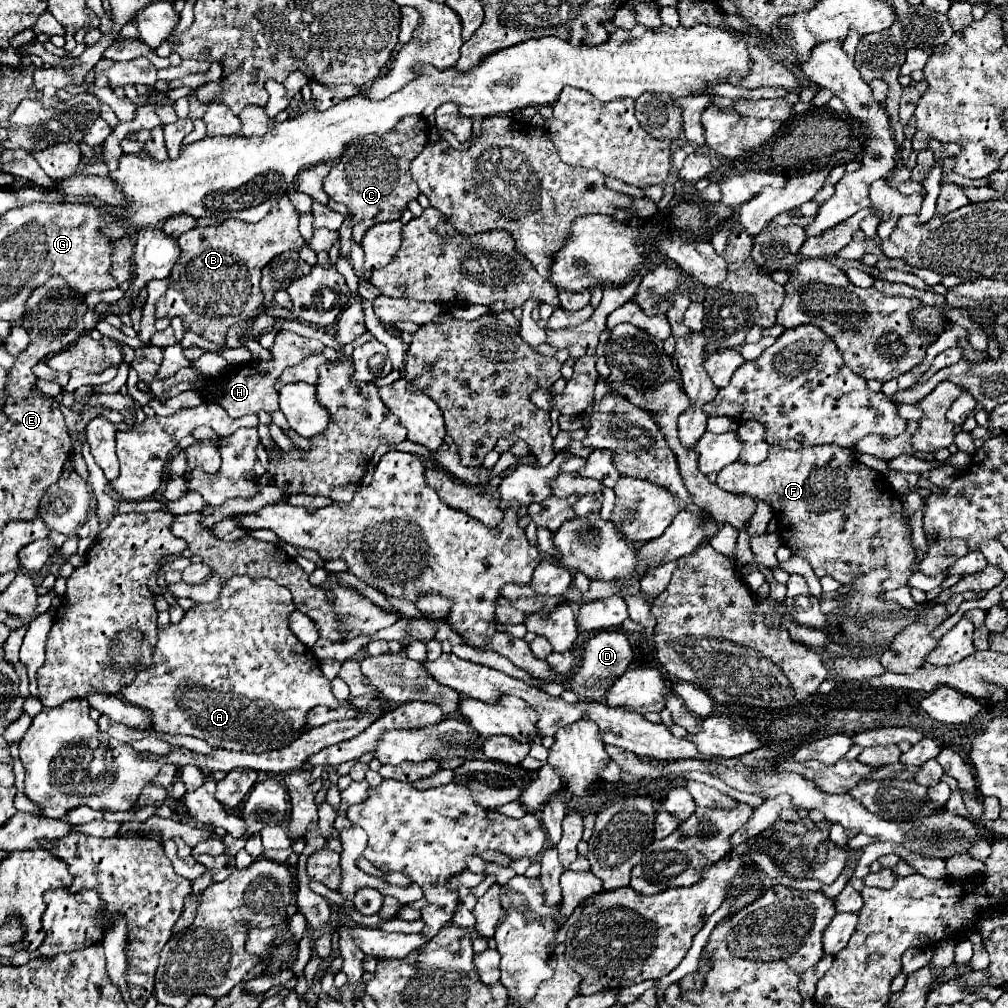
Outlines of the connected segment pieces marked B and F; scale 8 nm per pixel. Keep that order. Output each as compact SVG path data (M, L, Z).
M284 195L278 205L272 207L270 213L258 223L228 219L218 227L194 227L178 239L178 245L182 249L182 255L170 273L170 285L164 297L158 299L158 309L154 311L154 317L180 317L186 331L194 331L196 335L214 345L224 345L226 329L238 321L246 321L258 311L258 305L262 305L262 293L258 287L260 271L276 255L282 255L284 251L300 251L306 241L298 233L298 211Z
M834 444L801 448L800 451L770 447L768 457L758 465L732 463L718 473L718 485L730 493L748 493L760 501L766 501L780 525L778 533L784 545L810 561L816 577L830 575L836 581L852 581L854 573L868 573L874 567L888 567L890 579L882 583L884 591L892 591L908 585L912 573L918 571L914 545L910 539L910 527L902 515L902 503L896 491L882 489L880 475L874 469L862 465L848 448Z

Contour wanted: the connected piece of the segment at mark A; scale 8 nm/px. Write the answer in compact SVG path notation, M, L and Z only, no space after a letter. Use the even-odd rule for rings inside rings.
M230 577L226 581L226 585L222 585L222 591L220 591L216 601L212 601L212 603L198 603L196 607L192 607L192 609L188 609L184 613L180 623L168 623L168 625L158 627L158 645L154 647L154 659L152 659L150 667L140 671L136 675L136 679L130 685L126 685L126 689L122 689L120 699L124 699L130 705L136 705L140 709L150 711L150 719L152 719L152 725L154 725L156 731L170 733L170 735L174 735L174 733L192 735L192 737L198 737L198 739L206 741L208 745L212 745L216 749L264 753L264 751L282 749L282 747L290 745L292 743L292 731L294 731L296 737L302 735L304 731L308 731L306 717L308 717L310 709L314 709L316 705L342 706L347 703L337 700L332 695L330 681L318 669L320 661L316 657L312 657L310 651L300 651L300 649L306 649L306 645L298 641L298 637L292 633L292 629L288 625L288 617L290 617L290 613L294 609L296 607L294 607L290 591L286 587L282 587L282 585L278 585L276 581L272 581L272 579L250 579L250 577Z

